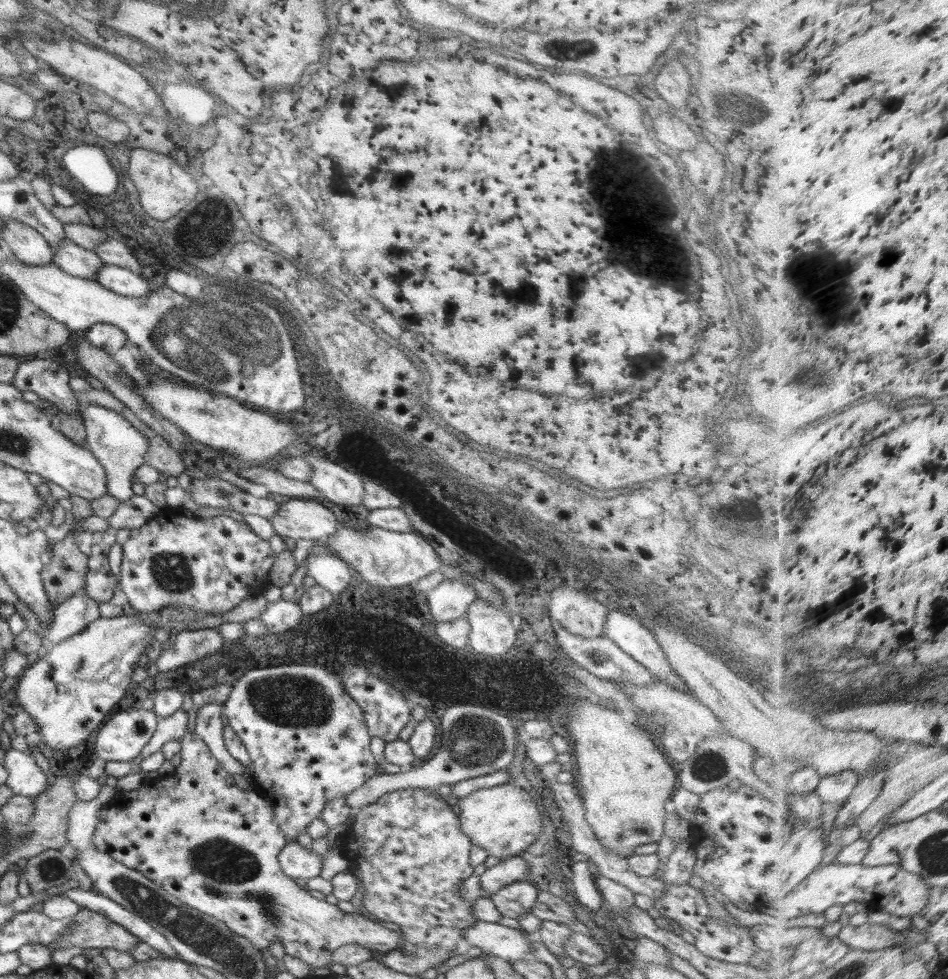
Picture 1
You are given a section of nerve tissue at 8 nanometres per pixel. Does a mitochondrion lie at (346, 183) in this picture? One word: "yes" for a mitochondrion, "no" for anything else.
yes

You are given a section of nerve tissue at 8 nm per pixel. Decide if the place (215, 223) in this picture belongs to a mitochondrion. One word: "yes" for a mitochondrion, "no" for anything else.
yes

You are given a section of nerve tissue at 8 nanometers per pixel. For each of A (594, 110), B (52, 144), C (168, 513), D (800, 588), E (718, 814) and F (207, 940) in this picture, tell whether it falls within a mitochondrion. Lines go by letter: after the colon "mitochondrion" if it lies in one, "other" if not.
A: other
B: other
C: other
D: other
E: other
F: mitochondrion

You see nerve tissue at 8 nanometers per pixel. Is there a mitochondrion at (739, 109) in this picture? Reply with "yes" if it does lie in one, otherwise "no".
yes

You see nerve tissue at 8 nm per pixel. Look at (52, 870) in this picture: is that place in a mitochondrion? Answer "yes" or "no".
yes

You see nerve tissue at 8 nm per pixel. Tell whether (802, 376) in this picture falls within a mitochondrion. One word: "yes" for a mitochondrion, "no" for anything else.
yes

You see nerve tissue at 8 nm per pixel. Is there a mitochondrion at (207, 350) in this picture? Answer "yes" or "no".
yes

